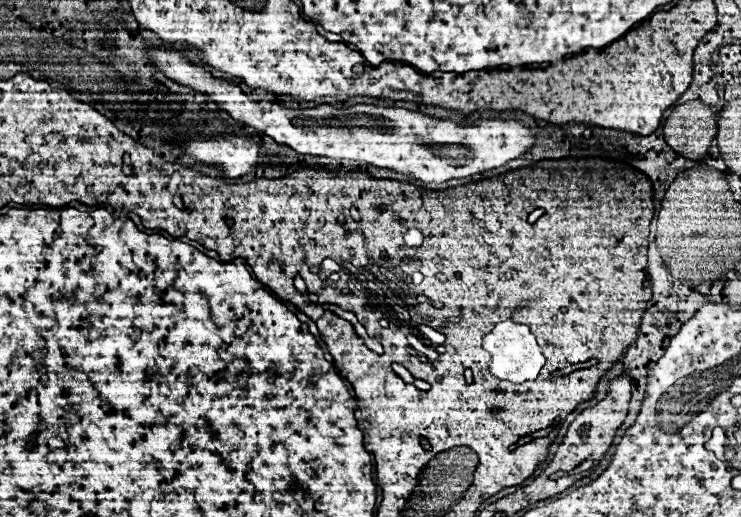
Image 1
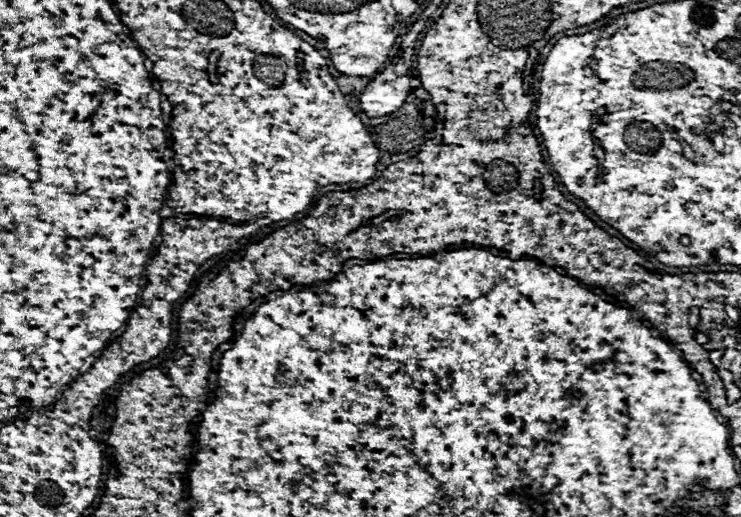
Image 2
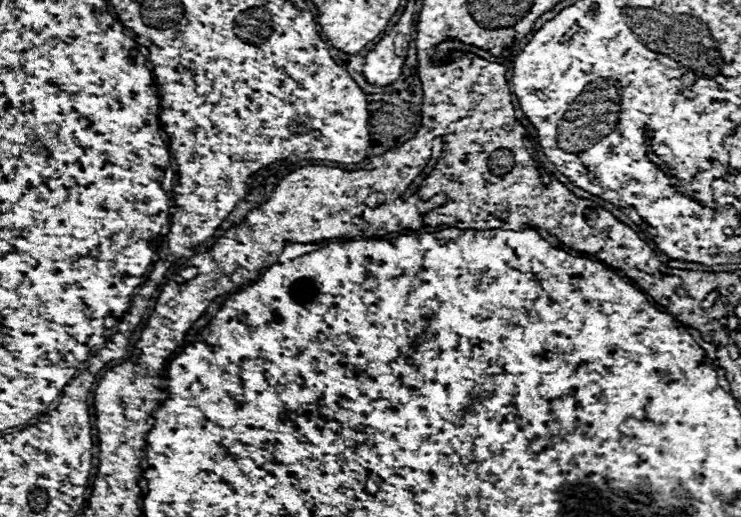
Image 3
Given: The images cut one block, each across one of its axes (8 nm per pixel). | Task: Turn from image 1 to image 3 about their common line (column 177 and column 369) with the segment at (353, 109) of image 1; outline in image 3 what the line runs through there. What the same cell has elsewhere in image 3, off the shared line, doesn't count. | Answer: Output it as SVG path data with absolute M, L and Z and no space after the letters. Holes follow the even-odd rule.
M402 18L376 46L368 52L364 64L364 78L370 84L386 86L400 78L406 50L410 44L410 18Z

